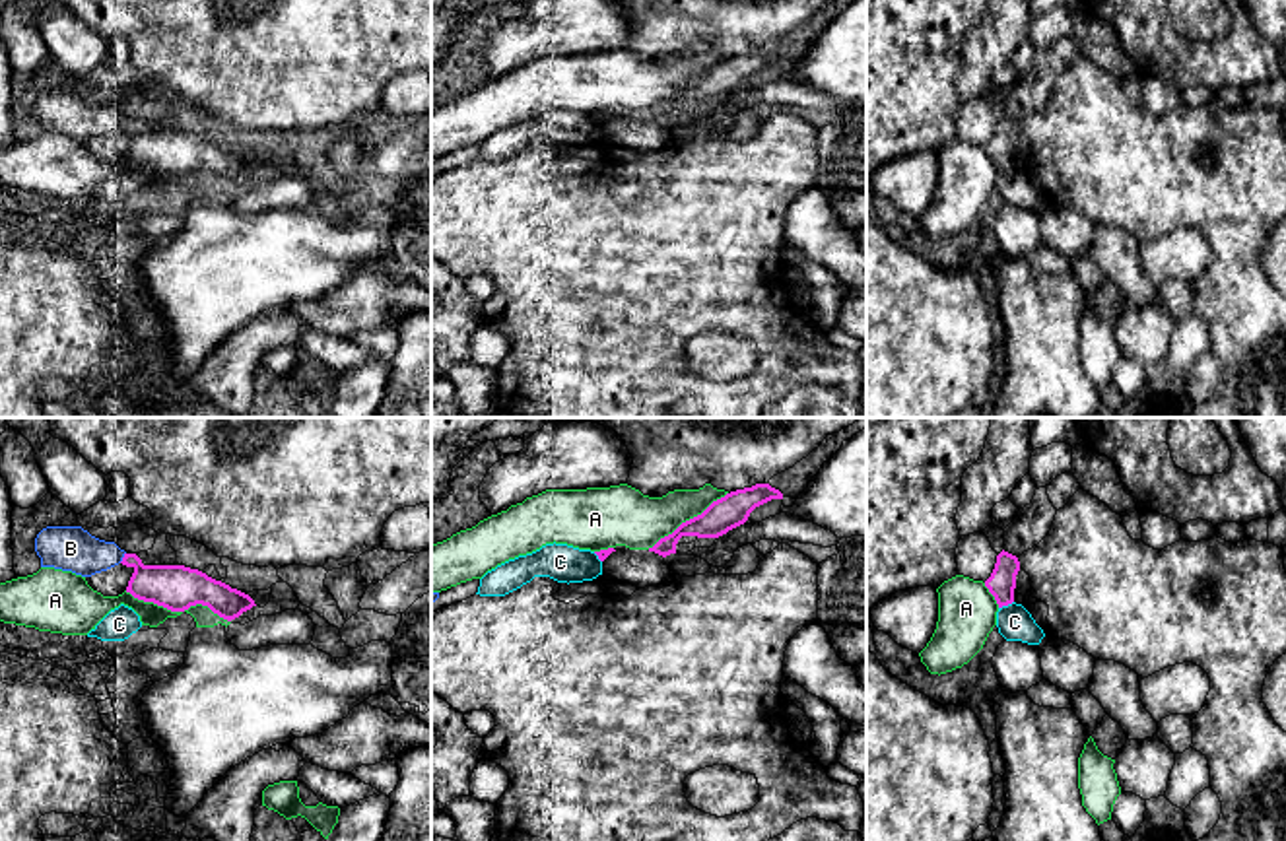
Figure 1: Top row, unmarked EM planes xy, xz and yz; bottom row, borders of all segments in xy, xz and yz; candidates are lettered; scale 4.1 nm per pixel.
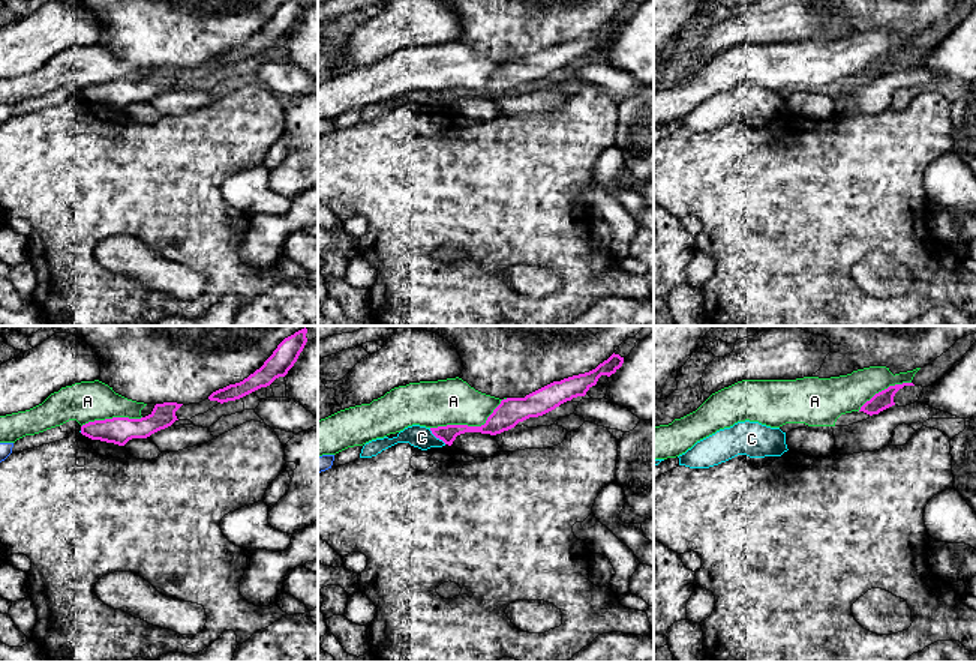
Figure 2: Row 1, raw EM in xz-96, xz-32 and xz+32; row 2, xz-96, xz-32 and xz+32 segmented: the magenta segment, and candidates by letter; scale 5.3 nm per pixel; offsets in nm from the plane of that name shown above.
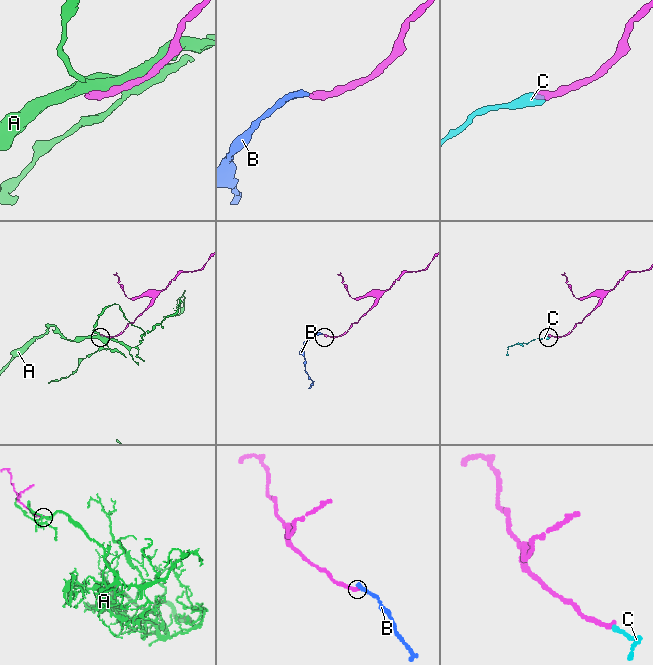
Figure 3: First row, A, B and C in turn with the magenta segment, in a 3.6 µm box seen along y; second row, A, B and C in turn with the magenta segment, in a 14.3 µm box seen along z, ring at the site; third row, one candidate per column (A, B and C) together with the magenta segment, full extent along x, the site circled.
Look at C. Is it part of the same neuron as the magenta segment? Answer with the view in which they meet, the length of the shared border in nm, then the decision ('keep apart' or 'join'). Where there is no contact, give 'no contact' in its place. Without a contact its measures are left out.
contact in yz; length 70 nm; keep apart

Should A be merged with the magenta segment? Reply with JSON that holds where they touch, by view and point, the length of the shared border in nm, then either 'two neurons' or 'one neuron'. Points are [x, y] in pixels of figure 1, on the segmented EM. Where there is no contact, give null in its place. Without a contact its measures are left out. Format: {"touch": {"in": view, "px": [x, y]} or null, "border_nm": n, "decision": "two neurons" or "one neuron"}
{"touch": {"in": "xy", "px": [177, 610]}, "border_nm": 460, "decision": "two neurons"}

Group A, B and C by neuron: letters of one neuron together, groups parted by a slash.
A / B / C

